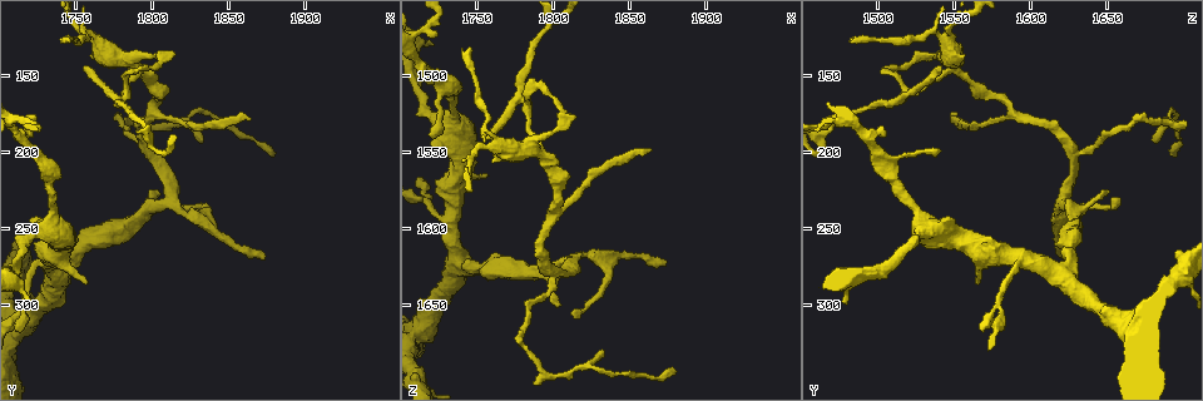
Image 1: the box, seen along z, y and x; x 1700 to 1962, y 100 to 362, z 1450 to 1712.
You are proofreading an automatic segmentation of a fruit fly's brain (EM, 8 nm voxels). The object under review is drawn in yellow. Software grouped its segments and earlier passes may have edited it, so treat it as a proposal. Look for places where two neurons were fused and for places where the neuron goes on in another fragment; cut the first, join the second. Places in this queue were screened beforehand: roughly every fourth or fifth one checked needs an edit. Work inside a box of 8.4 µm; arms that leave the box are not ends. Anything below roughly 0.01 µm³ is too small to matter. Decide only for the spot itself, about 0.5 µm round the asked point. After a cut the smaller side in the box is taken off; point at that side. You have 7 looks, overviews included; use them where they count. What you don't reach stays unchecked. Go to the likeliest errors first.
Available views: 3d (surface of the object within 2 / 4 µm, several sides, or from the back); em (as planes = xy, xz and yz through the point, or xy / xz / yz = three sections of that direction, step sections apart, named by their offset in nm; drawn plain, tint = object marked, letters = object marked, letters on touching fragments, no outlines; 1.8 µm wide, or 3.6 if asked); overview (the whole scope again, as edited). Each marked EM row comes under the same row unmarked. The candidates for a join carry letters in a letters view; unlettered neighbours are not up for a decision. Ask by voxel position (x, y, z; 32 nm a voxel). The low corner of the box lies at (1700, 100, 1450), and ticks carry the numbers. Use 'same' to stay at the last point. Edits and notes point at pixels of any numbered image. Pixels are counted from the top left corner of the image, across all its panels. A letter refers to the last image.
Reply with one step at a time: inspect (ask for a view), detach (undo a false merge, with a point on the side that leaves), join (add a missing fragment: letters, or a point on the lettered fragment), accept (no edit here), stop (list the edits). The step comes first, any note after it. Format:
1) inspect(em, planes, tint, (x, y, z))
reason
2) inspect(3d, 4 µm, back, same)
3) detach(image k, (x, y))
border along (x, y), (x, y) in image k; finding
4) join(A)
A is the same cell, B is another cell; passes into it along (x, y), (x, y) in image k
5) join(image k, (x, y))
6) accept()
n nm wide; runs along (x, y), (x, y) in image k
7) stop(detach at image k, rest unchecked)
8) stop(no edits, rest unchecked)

inspect(3d, 4 µm, (1794, 146, 1550))
four-way junction

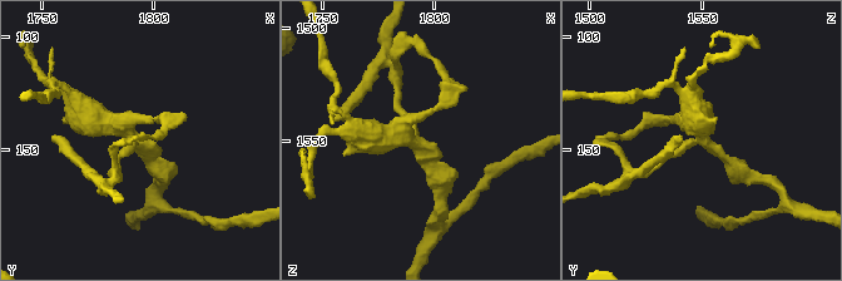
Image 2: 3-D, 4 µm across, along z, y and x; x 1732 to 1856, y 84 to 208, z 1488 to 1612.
inspect(em, xz, step 4, letters, (1792, 146, 1552))
shape alone is not enough

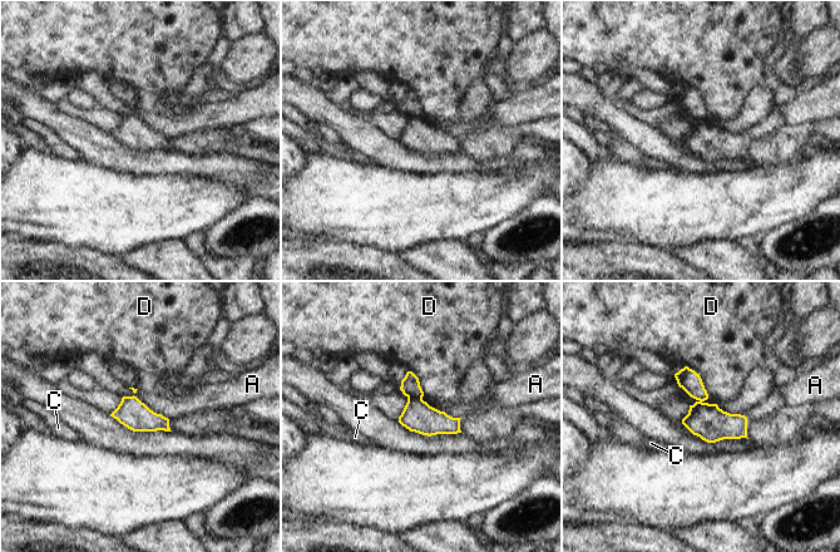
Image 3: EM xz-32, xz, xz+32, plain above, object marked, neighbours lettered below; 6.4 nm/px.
detach(image 3, (410, 385))
190 nm wide; A, C and D are other cells; border along (408, 395), (421, 399) in image 3; two neurons meet here

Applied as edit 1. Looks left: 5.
inspect(overview)

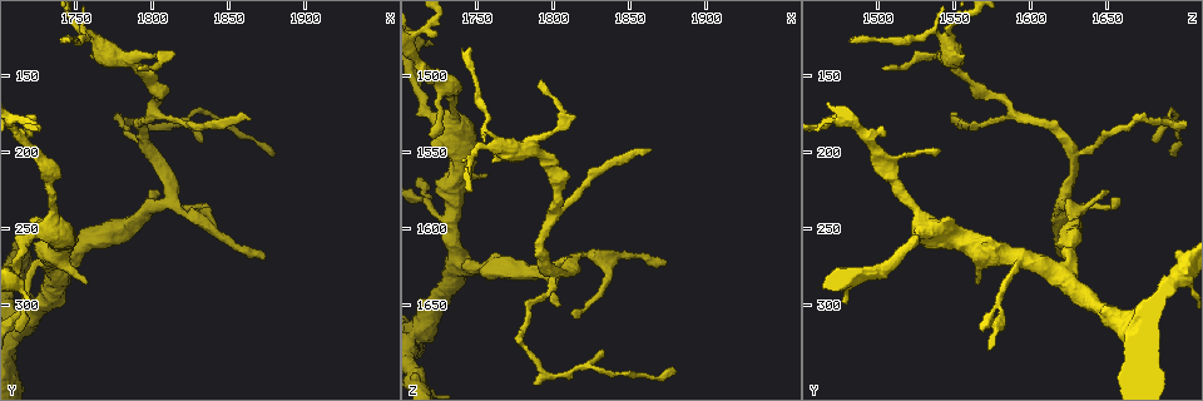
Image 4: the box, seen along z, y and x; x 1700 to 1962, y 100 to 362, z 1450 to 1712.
inspect(em, yz, step 4, tint, (1732, 270, 1592))
small branch off a trunk

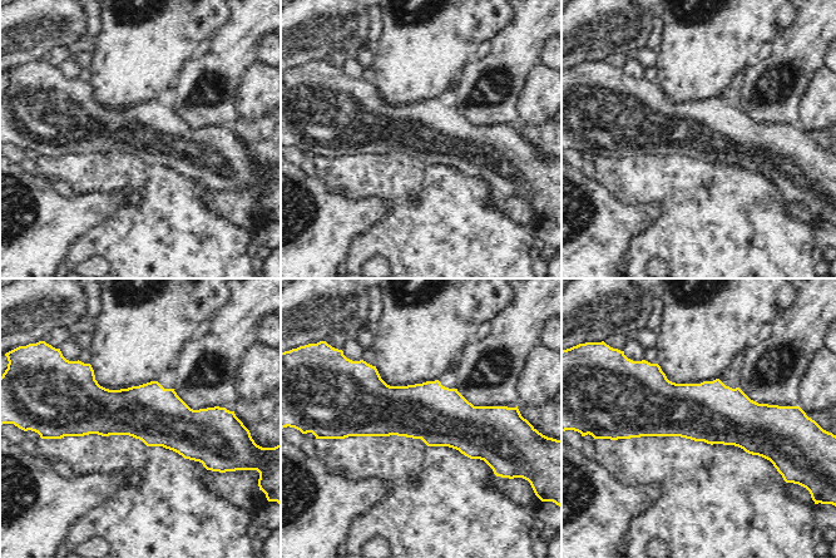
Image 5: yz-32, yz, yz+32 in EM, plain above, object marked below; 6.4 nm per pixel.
inspect(em, planes, tint, same)

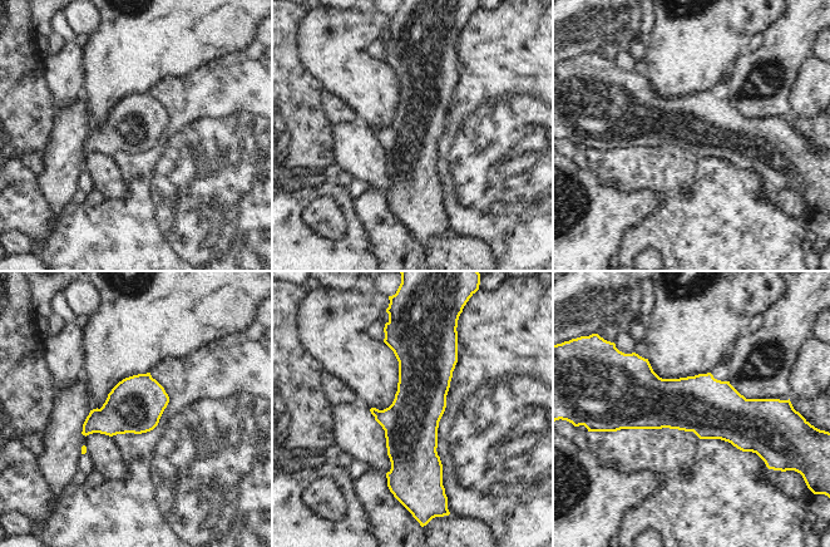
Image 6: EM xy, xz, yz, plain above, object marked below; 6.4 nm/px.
inspect(em, planes, letters, same)

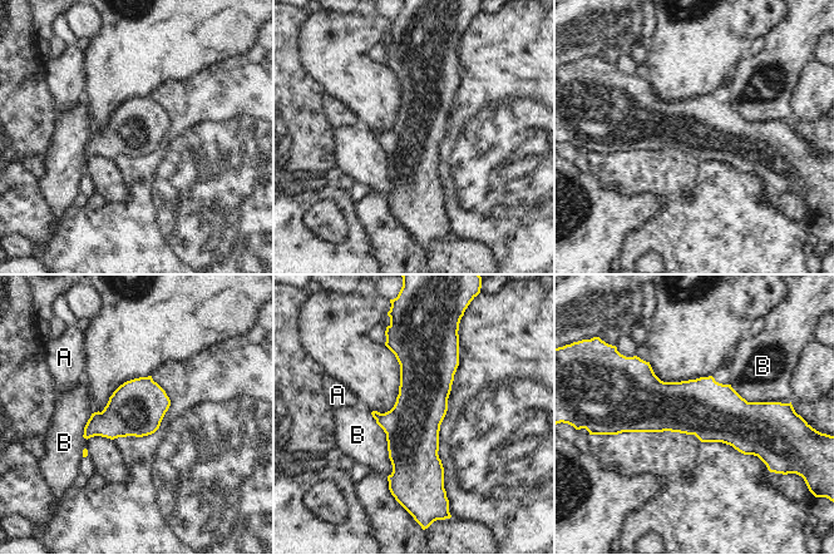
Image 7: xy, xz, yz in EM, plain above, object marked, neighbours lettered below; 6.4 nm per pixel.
accept()
A and B are other cells; runs along (408, 340), (418, 357), (420, 490) in image 7; continuous, no second neuron

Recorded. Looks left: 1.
inspect(em, planes, letters, (1746, 126, 1482))
free end

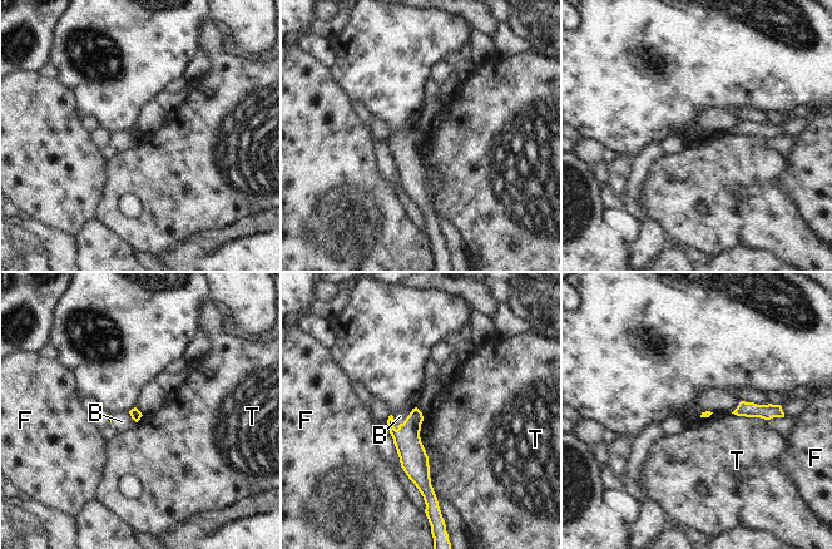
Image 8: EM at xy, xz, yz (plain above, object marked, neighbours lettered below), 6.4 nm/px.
join(image 8, (400, 416))
B is the same cell, F and T are other cells; passes into it along (412, 455), (405, 420), (400, 416) in image 8; it goes on there

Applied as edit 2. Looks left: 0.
stop(detach at image 3, join at image 8, rest unchecked)

